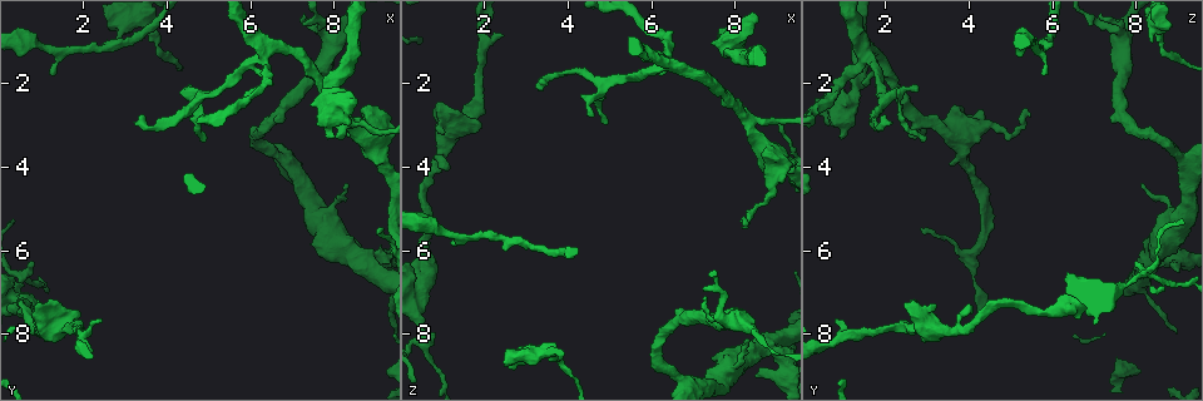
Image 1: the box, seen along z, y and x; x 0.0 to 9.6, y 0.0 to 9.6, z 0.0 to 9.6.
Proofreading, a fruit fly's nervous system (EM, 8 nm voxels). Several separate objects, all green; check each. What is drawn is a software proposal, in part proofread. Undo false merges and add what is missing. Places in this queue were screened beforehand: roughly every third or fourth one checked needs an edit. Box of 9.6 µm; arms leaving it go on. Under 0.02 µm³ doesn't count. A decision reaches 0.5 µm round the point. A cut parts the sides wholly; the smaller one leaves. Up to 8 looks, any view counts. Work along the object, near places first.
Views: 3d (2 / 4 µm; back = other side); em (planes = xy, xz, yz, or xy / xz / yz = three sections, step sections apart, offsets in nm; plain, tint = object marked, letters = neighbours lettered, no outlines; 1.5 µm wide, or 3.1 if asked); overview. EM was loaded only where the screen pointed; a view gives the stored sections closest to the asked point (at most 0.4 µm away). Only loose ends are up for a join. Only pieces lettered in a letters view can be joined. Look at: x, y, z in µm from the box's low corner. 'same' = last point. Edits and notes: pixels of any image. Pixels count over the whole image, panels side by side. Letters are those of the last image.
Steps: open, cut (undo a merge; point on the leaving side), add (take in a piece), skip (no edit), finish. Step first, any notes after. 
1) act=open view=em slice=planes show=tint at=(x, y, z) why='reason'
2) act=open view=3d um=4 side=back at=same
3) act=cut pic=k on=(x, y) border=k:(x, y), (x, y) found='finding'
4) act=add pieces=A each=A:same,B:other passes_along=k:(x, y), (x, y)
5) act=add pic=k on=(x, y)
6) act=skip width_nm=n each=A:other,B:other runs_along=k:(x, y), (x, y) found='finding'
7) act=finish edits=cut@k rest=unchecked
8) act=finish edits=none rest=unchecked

act=open view=em slice=planes show=letters at=(8.10, 3.35, 2.75) why='branch stops here'

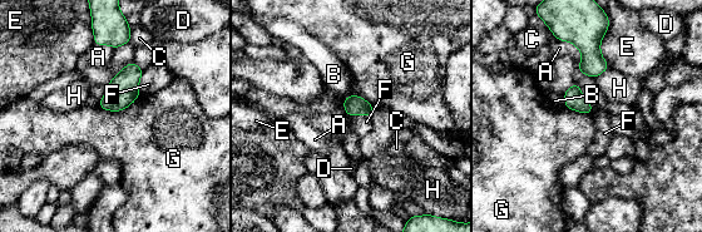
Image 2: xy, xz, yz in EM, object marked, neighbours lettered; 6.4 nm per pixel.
act=skip longest_contact=E:260nm each=A:other,B:other,C:other,D:other,E:other,F:other,G:other,H:other border=2:(372, 114), (349, 117) found='no lettered piece goes on from it'

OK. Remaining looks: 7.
act=open view=3d um=2 at=(4.70, 2.05, 2.70) why='an open end'

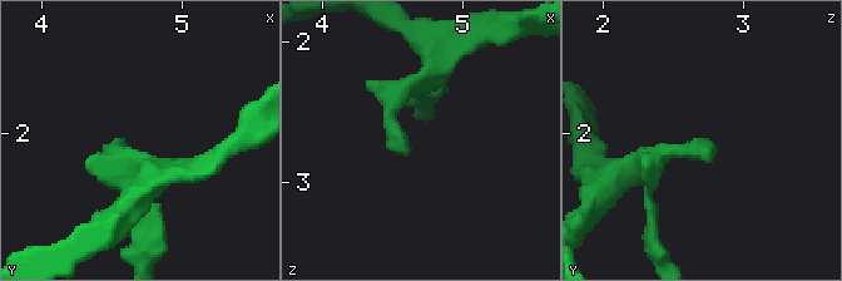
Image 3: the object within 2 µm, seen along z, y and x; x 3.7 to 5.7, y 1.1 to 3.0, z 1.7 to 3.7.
act=open view=em slice=yz step=8 show=letters at=(4.64, 2.08, 2.78)

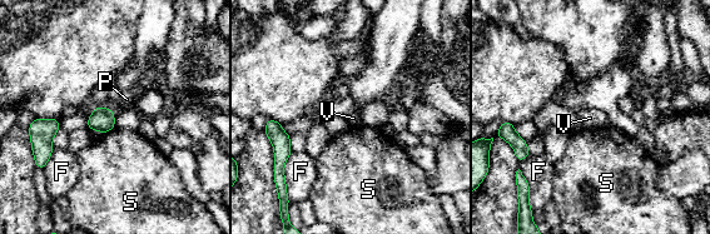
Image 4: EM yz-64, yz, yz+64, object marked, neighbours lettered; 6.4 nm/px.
act=open view=em slice=planes show=letters at=same

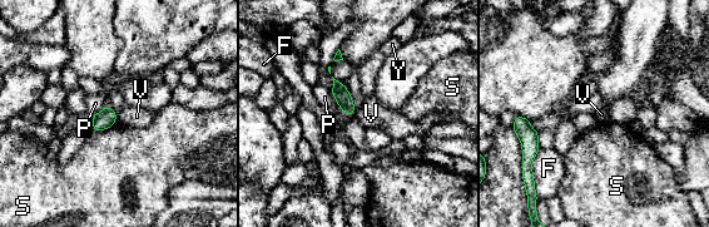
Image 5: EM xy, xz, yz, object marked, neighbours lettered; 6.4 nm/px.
act=skip width_nm=100 each=F:other,P:other,S:other,V:other,Y:other border=5:(115, 112), (117, 119) found='no lettered piece goes on from it'

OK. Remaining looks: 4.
act=open view=em slice=planes show=letters at=(2.65, 0.60, 8.90) why='an open end'

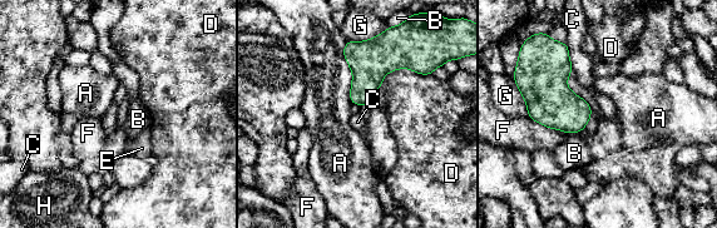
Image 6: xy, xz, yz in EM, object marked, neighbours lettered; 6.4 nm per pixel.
act=skip longest_contact=A:400nm each=A:other,B:other,C:other,D:other,E:other,F:other,G:other,H:other border=6:(564, 43), (573, 72) found='none of them fits'

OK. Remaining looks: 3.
act=finish edits=none rest=unchecked

